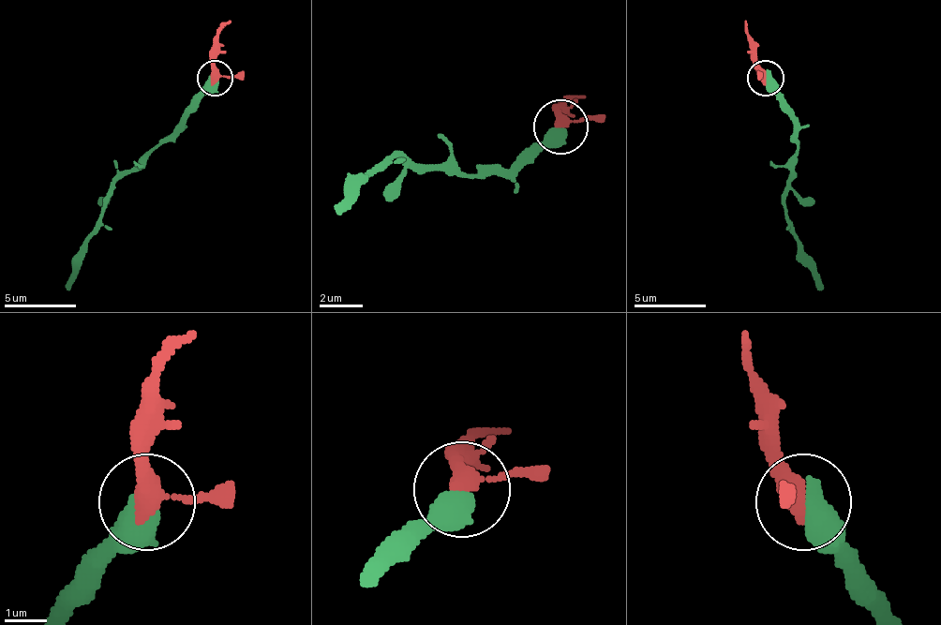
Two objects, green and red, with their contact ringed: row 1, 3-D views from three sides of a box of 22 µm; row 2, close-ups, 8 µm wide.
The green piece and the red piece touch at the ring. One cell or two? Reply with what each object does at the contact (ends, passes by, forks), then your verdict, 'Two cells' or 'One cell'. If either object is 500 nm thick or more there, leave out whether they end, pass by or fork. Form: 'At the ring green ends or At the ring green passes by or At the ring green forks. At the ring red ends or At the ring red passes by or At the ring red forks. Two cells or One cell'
One cell

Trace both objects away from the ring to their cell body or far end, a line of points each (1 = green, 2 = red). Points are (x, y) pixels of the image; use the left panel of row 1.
1: (216, 79), (183, 122), (114, 183), (97, 233), (86, 245), (67, 290)
2: (216, 79), (216, 36), (230, 21)

